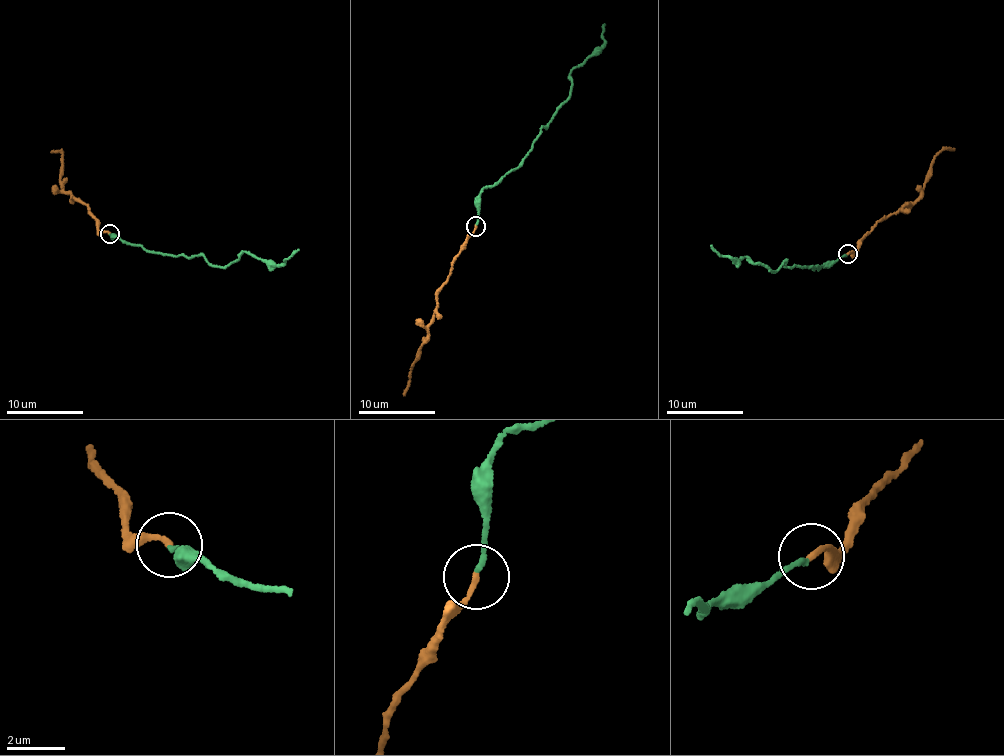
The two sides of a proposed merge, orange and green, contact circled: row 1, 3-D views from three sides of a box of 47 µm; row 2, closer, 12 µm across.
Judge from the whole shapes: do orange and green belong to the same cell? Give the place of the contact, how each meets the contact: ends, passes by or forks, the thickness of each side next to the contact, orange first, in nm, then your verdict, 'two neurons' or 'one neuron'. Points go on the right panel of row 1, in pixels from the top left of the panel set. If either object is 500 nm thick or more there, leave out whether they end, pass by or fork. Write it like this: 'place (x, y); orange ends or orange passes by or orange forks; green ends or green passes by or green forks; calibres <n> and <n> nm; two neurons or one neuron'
place (847, 254); orange ends; green ends; calibres 190 and 170 nm; two neurons

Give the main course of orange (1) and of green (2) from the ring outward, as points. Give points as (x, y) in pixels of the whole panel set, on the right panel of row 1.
1: (847, 254), (854, 252), (858, 241), (868, 231), (915, 200), (933, 157), (944, 149), (954, 149)
2: (847, 254), (821, 267), (787, 267), (784, 262), (776, 271), (769, 270), (742, 256), (718, 255), (711, 245)

